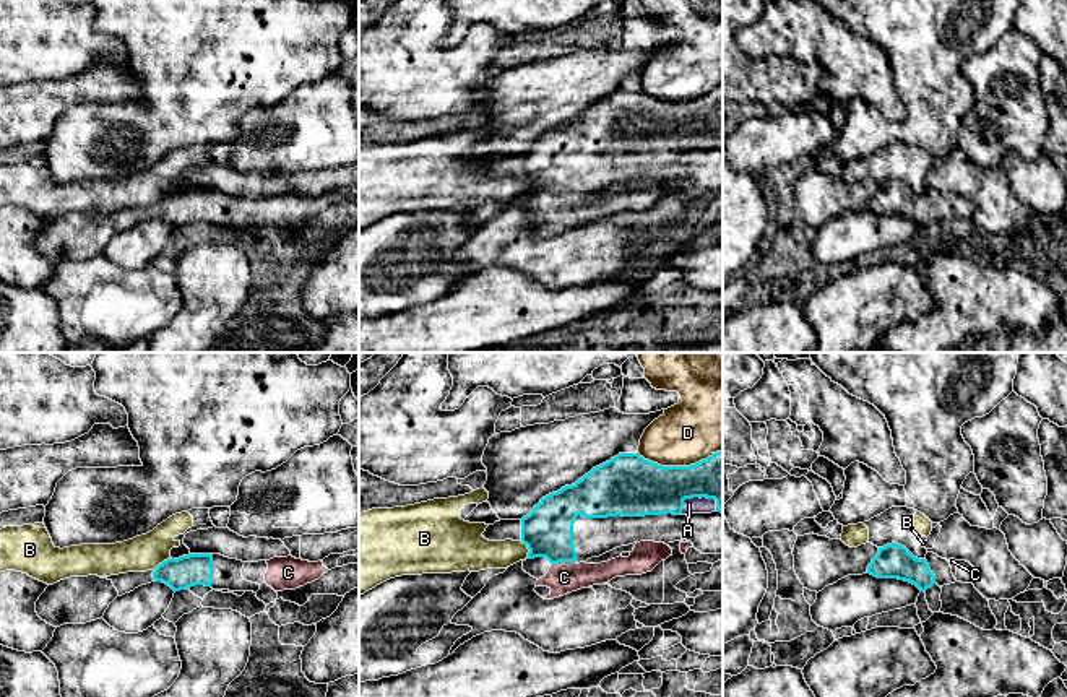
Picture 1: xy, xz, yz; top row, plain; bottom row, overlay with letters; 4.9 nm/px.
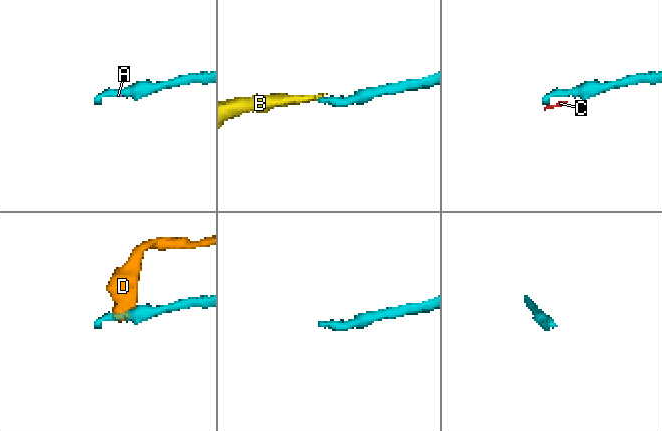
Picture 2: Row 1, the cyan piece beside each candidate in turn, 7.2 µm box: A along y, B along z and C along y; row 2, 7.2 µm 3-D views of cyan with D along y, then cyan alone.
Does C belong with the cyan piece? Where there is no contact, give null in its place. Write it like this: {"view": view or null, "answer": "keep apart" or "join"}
{"view": "xz", "answer": "join"}

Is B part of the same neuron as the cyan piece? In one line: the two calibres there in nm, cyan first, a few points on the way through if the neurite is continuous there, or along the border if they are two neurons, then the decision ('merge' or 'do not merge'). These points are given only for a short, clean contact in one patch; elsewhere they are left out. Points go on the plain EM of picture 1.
260/160 nm | along xz (520, 177), (528, 186), (527, 194) | do not merge

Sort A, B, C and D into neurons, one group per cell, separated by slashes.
A C / B / D

